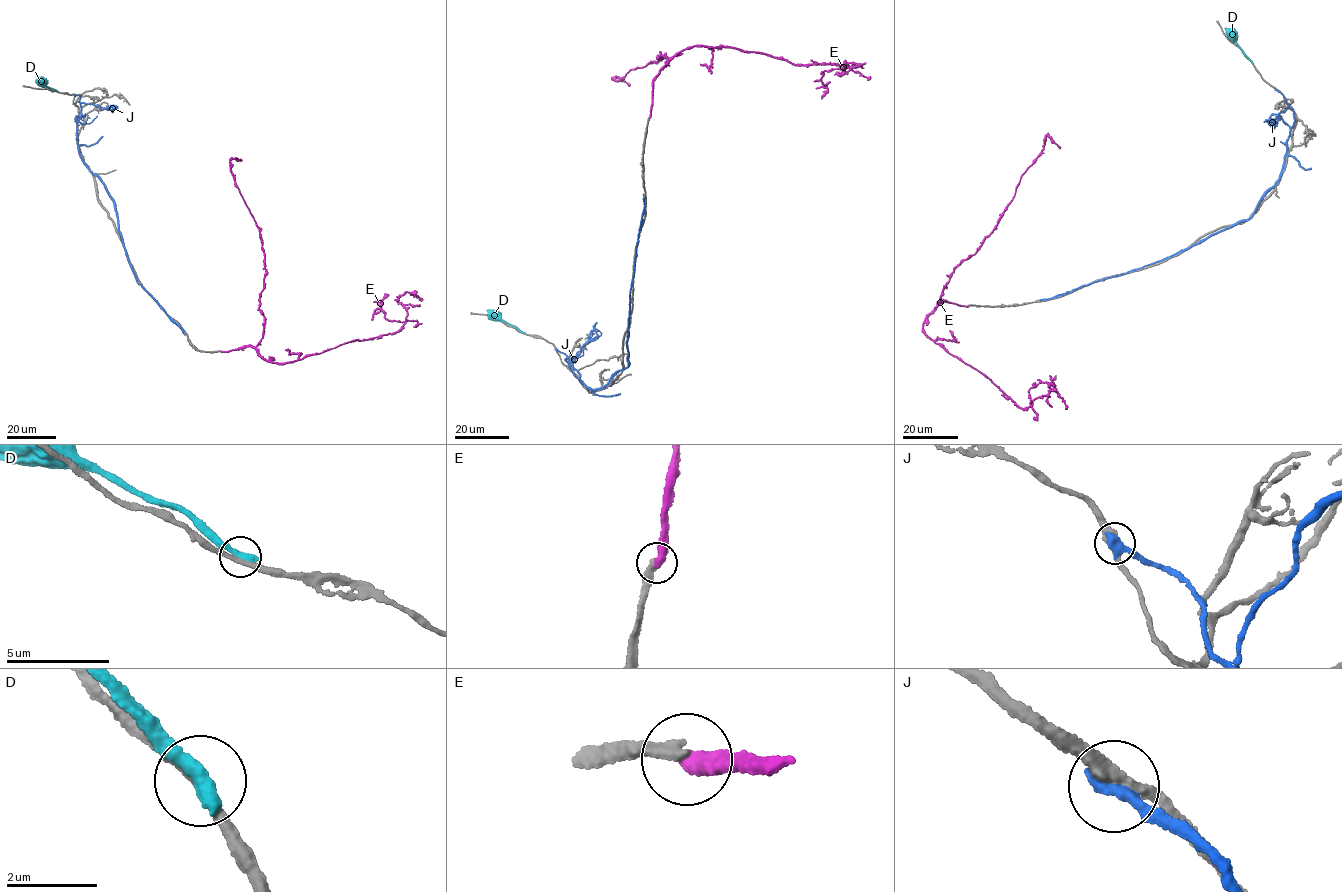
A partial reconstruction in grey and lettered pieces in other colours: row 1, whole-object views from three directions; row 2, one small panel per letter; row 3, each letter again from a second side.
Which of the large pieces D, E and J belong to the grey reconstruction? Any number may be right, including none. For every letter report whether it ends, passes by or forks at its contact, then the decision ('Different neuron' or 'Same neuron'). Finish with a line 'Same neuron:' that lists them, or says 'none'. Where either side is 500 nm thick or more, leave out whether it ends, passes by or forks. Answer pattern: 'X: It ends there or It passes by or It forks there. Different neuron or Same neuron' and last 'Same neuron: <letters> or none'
D: It ends there. Different neuron
E: It ends there. Different neuron
J: It ends there. Different neuron
Same neuron: none

